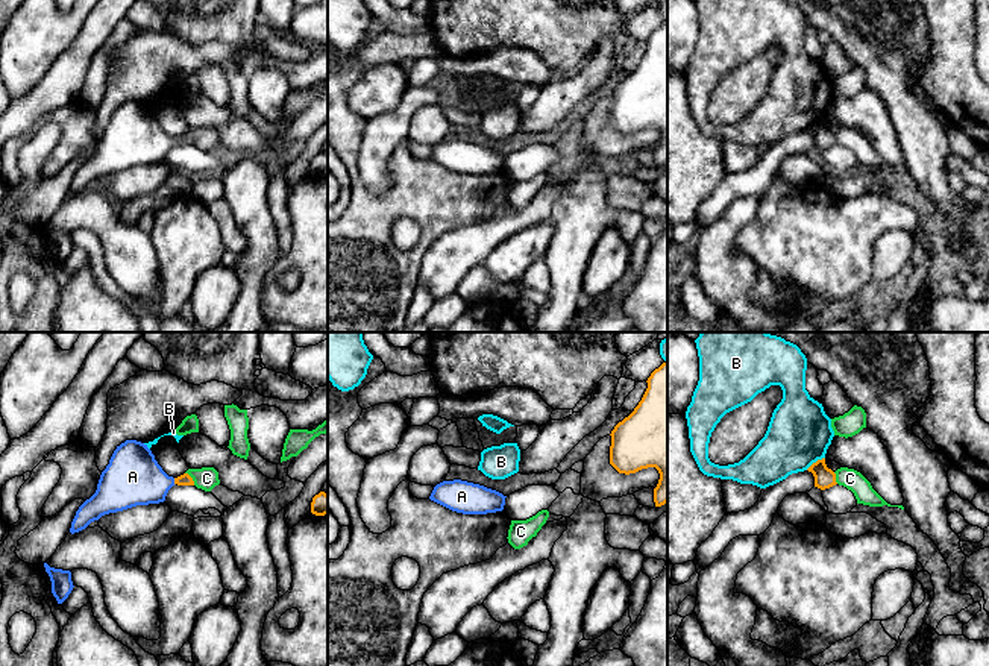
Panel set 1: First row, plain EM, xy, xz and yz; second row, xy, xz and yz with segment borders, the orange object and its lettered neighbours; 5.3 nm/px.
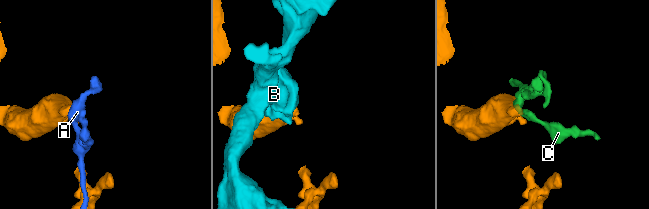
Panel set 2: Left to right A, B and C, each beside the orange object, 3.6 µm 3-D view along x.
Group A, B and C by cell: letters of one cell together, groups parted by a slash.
A / B / C

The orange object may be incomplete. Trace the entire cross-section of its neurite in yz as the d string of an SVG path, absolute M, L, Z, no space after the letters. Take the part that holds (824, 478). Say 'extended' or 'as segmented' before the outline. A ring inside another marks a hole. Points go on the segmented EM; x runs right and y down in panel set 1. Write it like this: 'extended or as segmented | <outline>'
as segmented | M825 458L818 460L808 469L815 476L815 487L825 490L836 485L836 473L827 467Z

